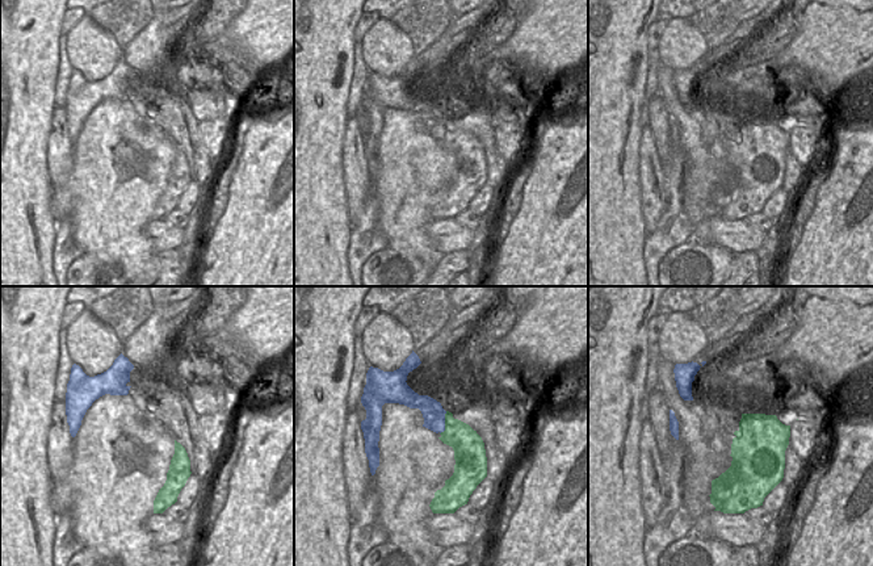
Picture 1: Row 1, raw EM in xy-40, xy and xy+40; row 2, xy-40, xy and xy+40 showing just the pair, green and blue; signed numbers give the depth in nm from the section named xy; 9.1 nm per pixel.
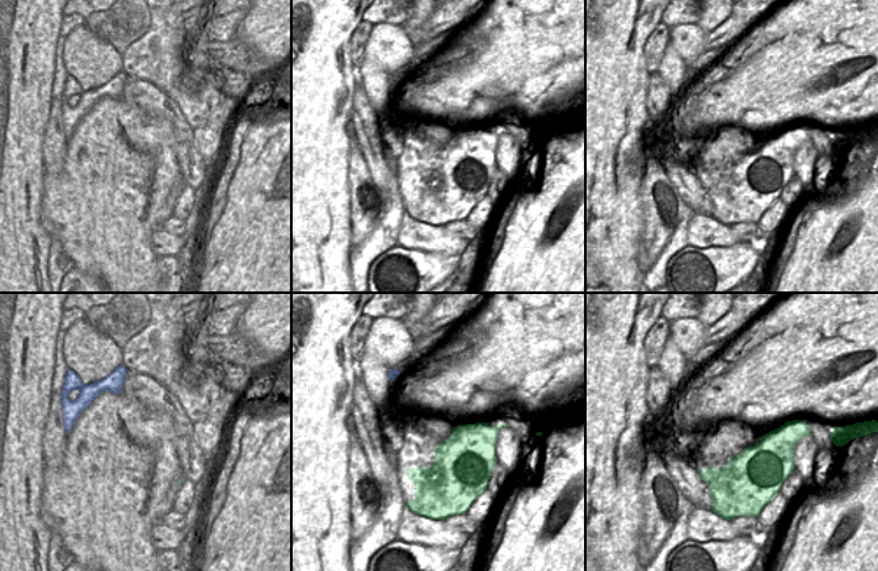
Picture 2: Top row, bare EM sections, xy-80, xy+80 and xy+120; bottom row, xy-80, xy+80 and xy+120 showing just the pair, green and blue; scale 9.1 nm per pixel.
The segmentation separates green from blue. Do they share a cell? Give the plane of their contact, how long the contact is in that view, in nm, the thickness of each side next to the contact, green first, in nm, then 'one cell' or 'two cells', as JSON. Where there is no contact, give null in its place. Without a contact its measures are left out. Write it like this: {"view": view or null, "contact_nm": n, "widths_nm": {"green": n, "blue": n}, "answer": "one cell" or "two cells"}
{"view": "xy", "contact_nm": 220, "widths_nm": {"green": 260, "blue": 200}, "answer": "two cells"}

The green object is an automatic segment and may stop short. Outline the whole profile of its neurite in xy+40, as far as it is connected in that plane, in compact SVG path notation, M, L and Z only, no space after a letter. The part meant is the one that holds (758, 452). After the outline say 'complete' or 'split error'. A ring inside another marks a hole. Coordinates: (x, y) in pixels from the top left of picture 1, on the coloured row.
M710 403L710 422L705 422L702 424L702 435L705 437L705 441L712 443L713 437L717 436L719 441L723 445L722 450L715 450L721 452L722 456L731 456L731 466L722 473L718 478L713 479L710 485L708 486L708 494L710 496L710 503L715 507L714 511L721 511L723 513L744 513L746 511L751 508L757 508L763 506L764 498L782 481L784 478L784 469L785 469L785 450L789 445L789 437L790 437L790 425L782 424L776 415L765 415L765 414L742 414L740 411L735 411L725 404L719 403Z; split error

